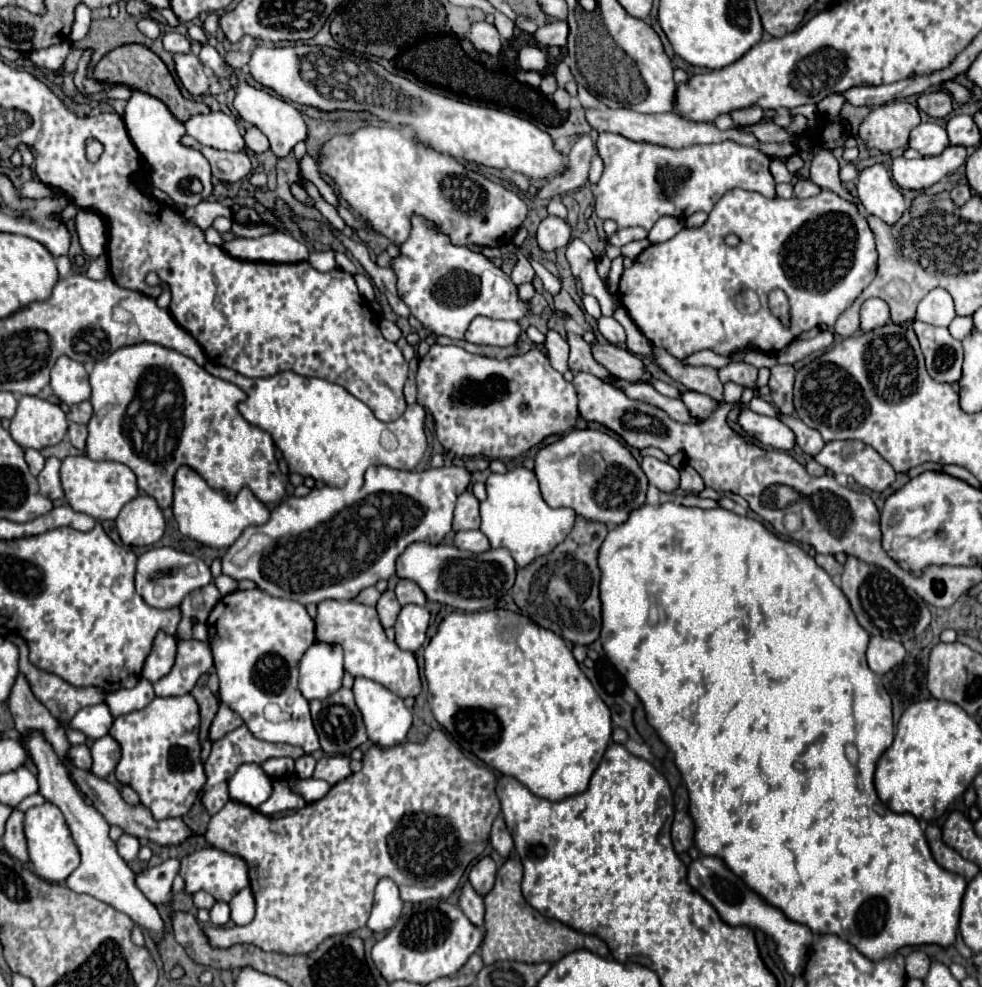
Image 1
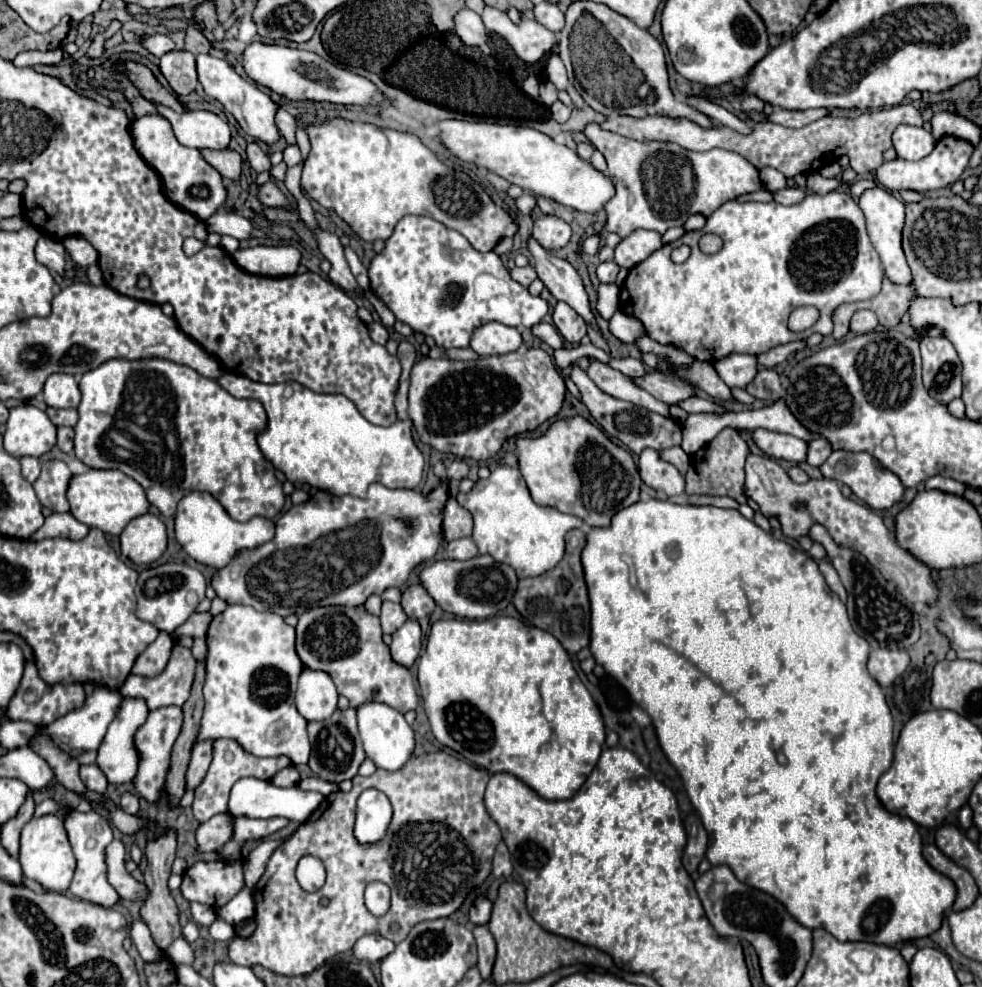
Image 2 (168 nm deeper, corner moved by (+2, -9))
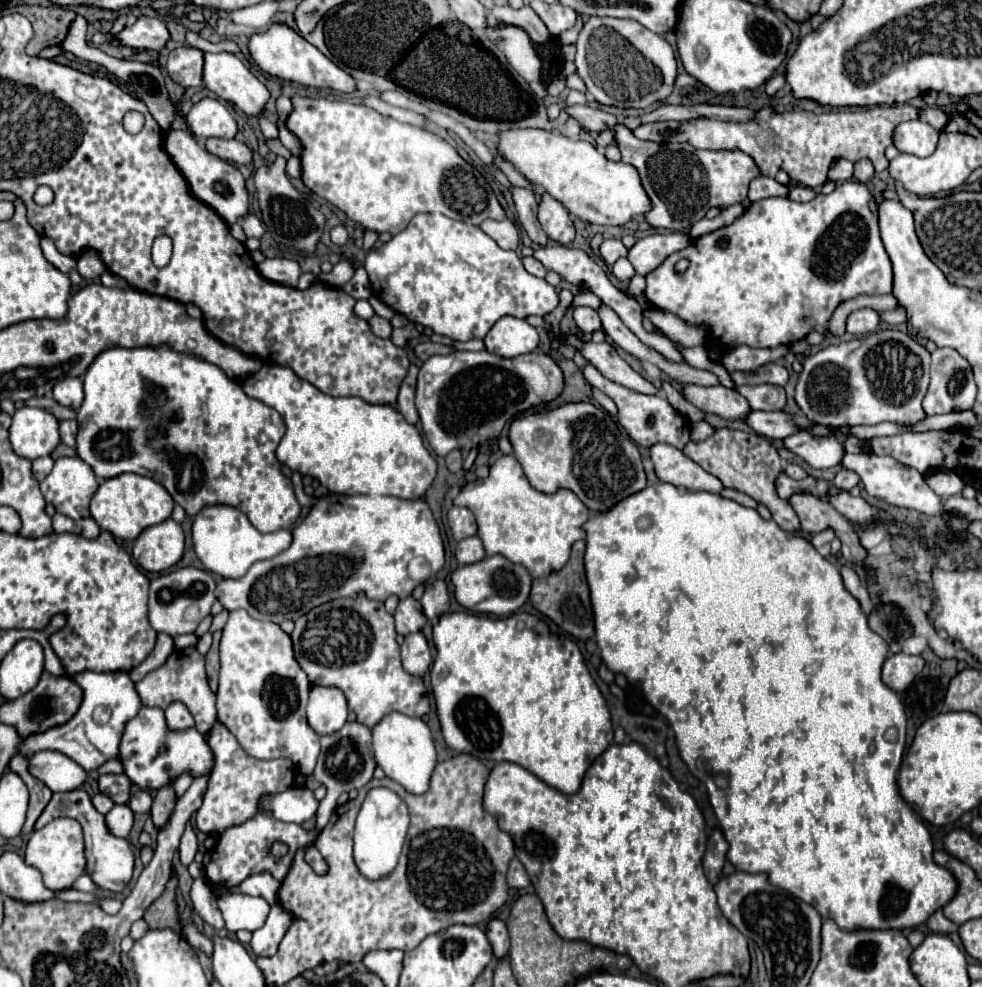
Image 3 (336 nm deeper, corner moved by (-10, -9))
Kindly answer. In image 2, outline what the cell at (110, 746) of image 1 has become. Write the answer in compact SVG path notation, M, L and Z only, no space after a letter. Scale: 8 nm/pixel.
M121 697L119 711L117 711L115 719L111 721L107 735L97 751L97 765L109 783L131 783L133 781L135 769L137 769L137 759L139 759L135 753L135 745L133 745L133 733L139 725L143 725L143 721L147 719L147 713L149 713L149 709L147 709L147 703L143 699Z

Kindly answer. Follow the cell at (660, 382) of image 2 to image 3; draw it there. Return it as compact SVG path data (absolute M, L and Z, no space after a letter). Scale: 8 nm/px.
M687 385L683 395L689 403L699 407L705 413L715 413L727 421L745 421L751 413L749 403L733 389L723 385L717 387L701 387L701 385Z

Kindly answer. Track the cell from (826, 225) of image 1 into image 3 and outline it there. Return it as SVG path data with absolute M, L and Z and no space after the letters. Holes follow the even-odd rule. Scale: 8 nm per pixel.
M845 181L829 195L817 195L809 203L795 203L787 197L769 197L751 203L751 207L729 227L693 239L687 249L667 257L659 269L647 275L645 289L653 307L671 311L687 323L705 323L709 327L707 345L721 351L737 345L791 345L813 329L825 333L827 321L839 303L857 295L887 293L891 293L891 261L879 237L877 203L871 191L857 181ZM721 239L727 239L727 245L721 247ZM683 257L689 259L689 269L677 275L673 267Z

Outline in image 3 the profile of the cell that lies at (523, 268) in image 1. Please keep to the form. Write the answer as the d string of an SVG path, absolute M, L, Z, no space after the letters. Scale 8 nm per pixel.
M523 257L523 265L525 265L525 269L527 269L531 275L535 275L535 277L545 277L545 273L547 273L547 269L543 267L543 263L537 261L535 257Z

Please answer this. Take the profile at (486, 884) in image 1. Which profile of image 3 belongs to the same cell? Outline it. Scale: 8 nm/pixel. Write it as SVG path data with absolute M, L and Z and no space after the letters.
M501 919L489 921L487 937L491 941L491 947L493 947L493 953L497 959L503 959L509 955L509 935L507 935L507 927Z

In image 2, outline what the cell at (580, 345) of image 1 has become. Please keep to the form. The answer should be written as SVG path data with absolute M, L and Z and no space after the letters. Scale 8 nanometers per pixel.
M557 301L555 309L553 309L553 323L569 345L579 345L579 341L587 333L587 325L585 325L583 317L579 317L579 313L575 313L575 309L571 309L563 301Z

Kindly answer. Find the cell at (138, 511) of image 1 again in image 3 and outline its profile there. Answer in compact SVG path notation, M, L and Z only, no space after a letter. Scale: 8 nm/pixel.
M167 519L145 529L133 543L133 559L149 573L171 569L185 551L185 535L179 523Z

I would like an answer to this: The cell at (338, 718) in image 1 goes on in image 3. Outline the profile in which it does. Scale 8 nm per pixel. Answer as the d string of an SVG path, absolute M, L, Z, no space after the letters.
M351 721L339 733L321 737L321 755L319 755L319 761L313 771L313 777L327 789L327 795L325 795L323 803L319 803L319 811L317 811L317 829L319 831L327 825L331 813L335 811L337 797L345 791L361 789L365 783L369 783L373 779L375 767L377 767L377 763L373 759L373 749L371 749L371 731L365 725Z

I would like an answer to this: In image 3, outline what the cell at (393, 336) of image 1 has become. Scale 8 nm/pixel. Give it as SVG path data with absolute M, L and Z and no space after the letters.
M373 315L373 317L369 319L369 327L371 327L371 331L373 331L377 337L383 337L383 339L391 337L391 331L393 331L391 323L389 323L387 319L379 317L379 315Z

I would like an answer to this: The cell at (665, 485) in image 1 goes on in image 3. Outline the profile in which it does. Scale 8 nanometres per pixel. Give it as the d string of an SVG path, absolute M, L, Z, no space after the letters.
M655 443L651 447L651 459L655 463L657 477L665 483L673 483L675 487L685 487L689 491L721 493L725 489L715 475L707 473L673 445Z

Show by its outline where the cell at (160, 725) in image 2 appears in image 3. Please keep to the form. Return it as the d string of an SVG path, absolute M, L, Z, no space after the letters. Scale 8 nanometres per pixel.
M179 701L171 703L171 705L165 709L165 719L167 719L169 729L189 729L189 727L195 725L189 709L187 709L183 703L179 703Z

